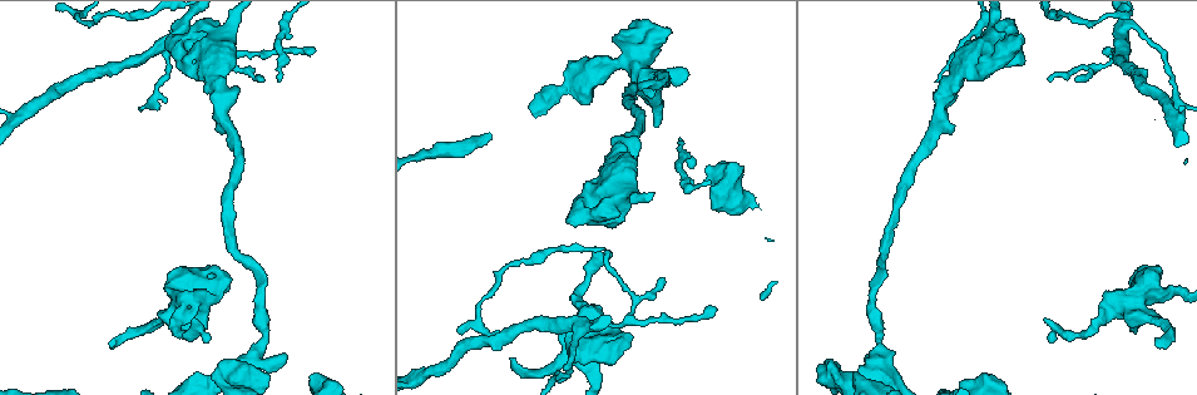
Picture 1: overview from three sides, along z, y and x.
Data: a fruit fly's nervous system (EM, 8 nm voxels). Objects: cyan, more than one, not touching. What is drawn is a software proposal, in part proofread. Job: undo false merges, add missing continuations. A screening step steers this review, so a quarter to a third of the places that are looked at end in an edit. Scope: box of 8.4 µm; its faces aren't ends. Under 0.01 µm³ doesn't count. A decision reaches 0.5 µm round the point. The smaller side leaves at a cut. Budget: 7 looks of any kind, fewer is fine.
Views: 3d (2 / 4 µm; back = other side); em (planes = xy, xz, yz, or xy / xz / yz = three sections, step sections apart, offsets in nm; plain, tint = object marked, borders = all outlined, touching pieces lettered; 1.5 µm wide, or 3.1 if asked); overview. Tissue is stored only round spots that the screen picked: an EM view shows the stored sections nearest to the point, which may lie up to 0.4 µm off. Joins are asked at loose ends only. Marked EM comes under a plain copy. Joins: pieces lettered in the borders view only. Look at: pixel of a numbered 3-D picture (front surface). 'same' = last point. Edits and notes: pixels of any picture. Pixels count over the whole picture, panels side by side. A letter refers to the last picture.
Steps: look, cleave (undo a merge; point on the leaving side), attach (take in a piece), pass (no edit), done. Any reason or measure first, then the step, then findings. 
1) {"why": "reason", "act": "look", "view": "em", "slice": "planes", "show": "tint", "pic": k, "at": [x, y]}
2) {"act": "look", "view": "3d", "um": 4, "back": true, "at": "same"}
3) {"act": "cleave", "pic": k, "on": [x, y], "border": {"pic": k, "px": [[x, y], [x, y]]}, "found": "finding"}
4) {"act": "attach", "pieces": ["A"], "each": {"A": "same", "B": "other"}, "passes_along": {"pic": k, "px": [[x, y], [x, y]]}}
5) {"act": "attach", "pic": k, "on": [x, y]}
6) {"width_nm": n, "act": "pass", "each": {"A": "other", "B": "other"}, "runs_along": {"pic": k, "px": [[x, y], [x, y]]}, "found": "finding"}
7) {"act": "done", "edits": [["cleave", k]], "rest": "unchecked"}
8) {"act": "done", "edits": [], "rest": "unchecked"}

{"why": "tapers out", "act": "look", "view": "em", "slice": "xz", "step": 4, "show": "borders", "pic": 1, "at": [1076, 79]}

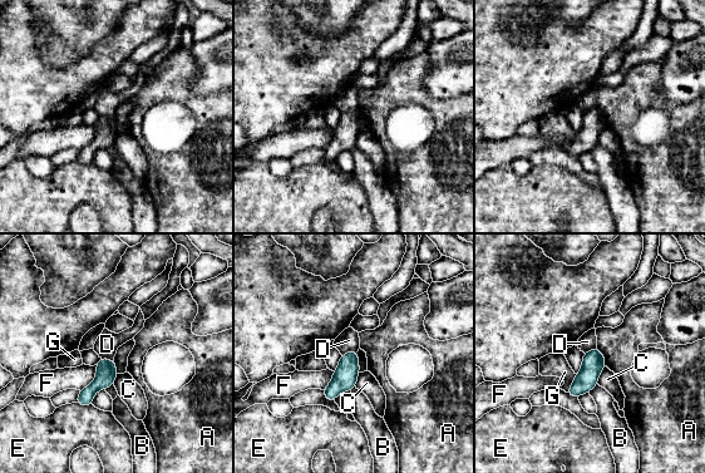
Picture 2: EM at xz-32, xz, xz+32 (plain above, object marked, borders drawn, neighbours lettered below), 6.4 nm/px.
{"longest_contact_nm": ["F", 200], "act": "pass", "each": {"A": "other", "B": "other", "C": "other", "D": "other", "E": "other", "F": "other", "G": "other"}, "border": {"pic": 2, "px": [[358, 349], [341, 355]]}, "found": "no lettered piece goes on from it"}

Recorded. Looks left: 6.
{"why": "thick end", "act": "look", "view": "em", "slice": "xz", "step": 8, "show": "tint", "pic": 1, "at": [985, 73]}

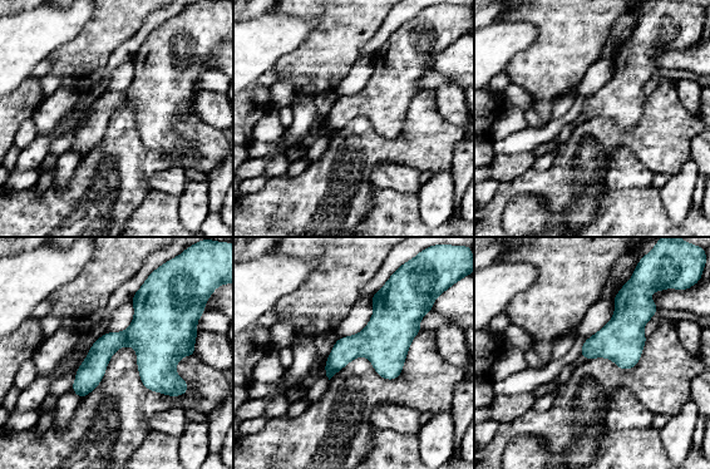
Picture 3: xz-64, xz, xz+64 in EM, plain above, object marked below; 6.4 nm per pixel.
{"why": "another direction", "act": "look", "view": "em", "slice": "planes", "show": "borders", "at": "same"}

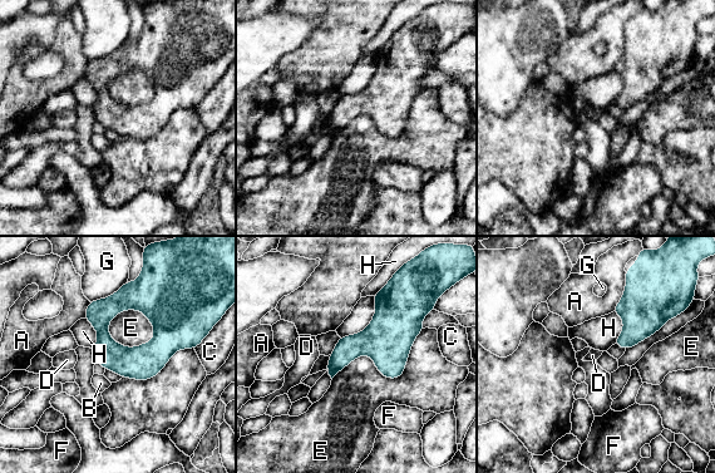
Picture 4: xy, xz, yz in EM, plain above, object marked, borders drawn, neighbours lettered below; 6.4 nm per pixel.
{"act": "pass", "each": {"A": "other", "B": "other", "C": "other", "D": "other", "E": "other", "F": "other", "G": "other", "H": "other"}, "border": {"pic": 4, "px": [[425, 328], [331, 378]]}, "found": "none of them fits"}

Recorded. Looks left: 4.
{"why": "a narrow waist", "act": "look", "view": "em", "slice": "xy", "step": 4, "show": "tint", "pic": 1, "at": [1080, 333]}

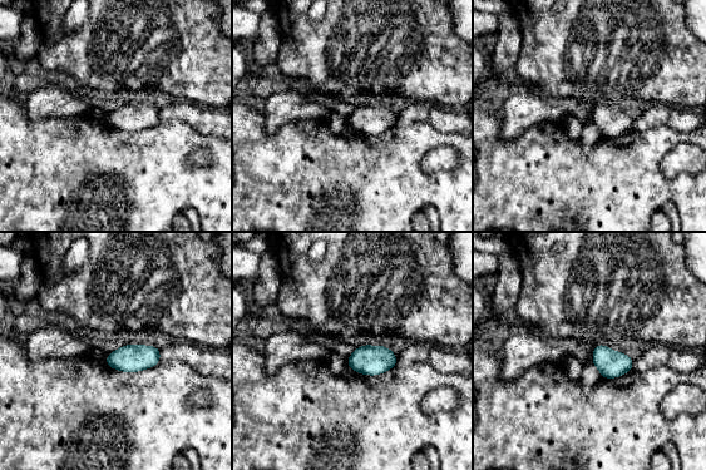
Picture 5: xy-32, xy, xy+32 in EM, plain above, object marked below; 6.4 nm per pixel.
{"act": "look", "view": "em", "slice": "planes", "show": "borders", "at": "same"}

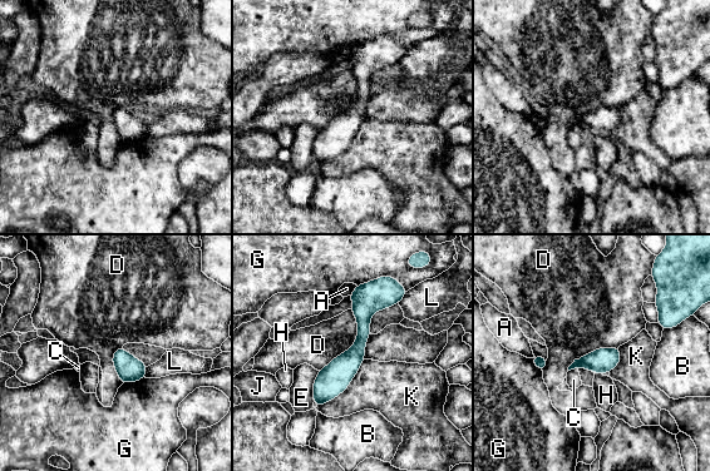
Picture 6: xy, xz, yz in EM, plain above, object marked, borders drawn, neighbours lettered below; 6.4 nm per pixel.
{"act": "pass", "each": {"A": "other", "B": "other", "C": "other", "D": "other", "E": "other", "G": "other", "H": "other", "J": "other", "K": "other", "L": "other"}, "border": {"pic": 6, "px": [[351, 310], [356, 340], [319, 371]]}, "found": "one neuron here"}

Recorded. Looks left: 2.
{"act": "done", "edits": [], "rest": "unchecked"}

